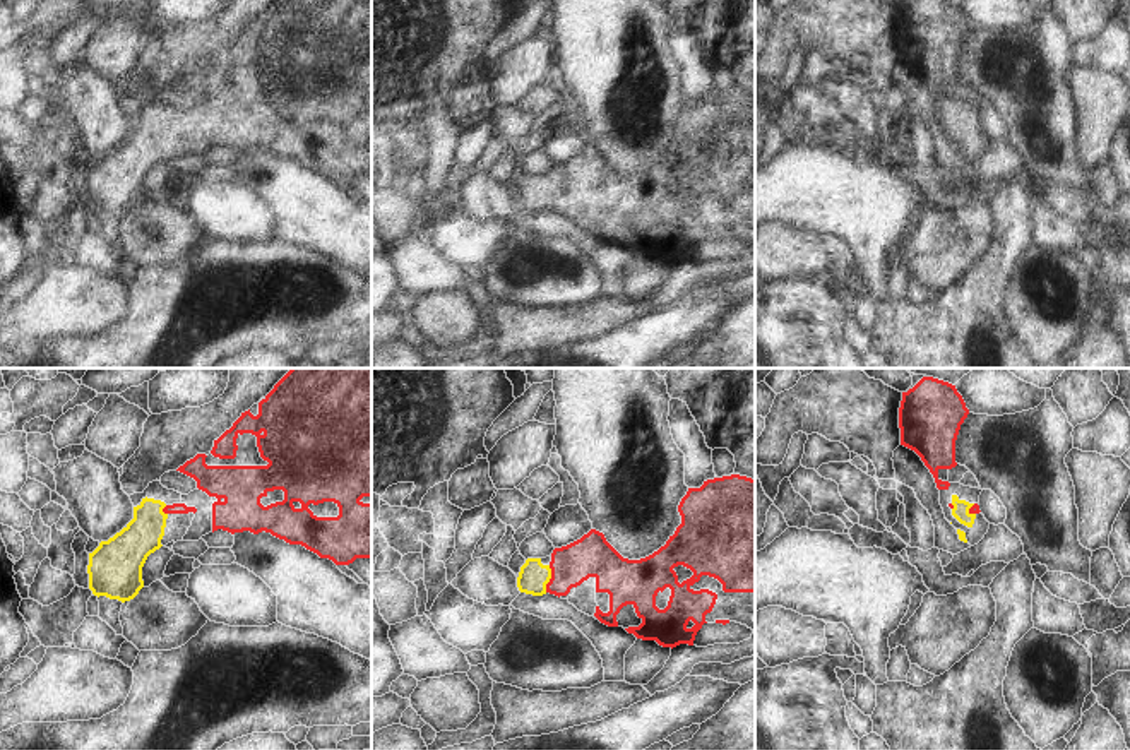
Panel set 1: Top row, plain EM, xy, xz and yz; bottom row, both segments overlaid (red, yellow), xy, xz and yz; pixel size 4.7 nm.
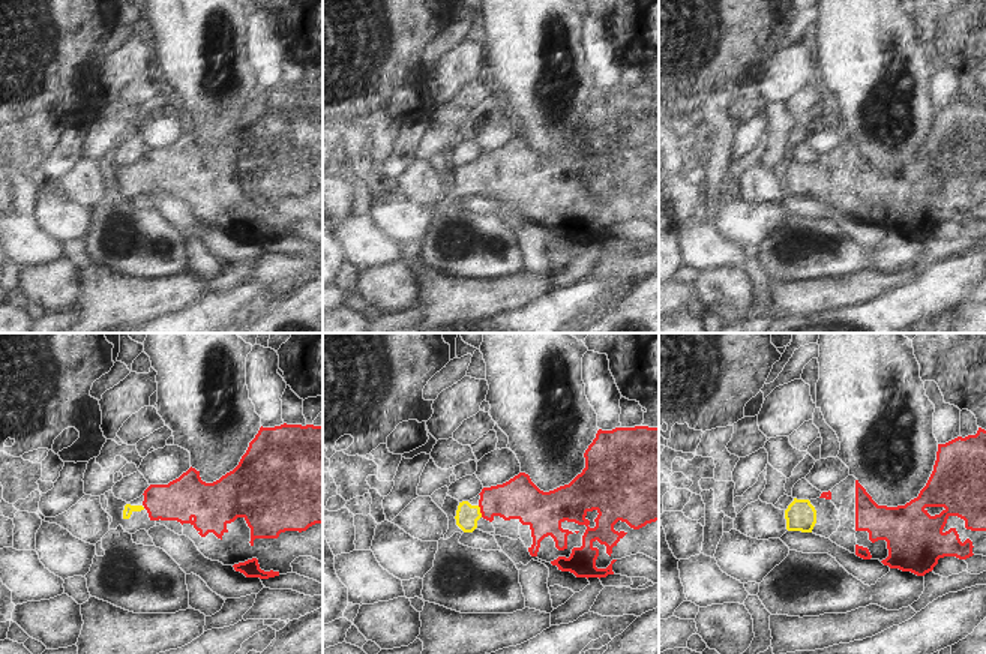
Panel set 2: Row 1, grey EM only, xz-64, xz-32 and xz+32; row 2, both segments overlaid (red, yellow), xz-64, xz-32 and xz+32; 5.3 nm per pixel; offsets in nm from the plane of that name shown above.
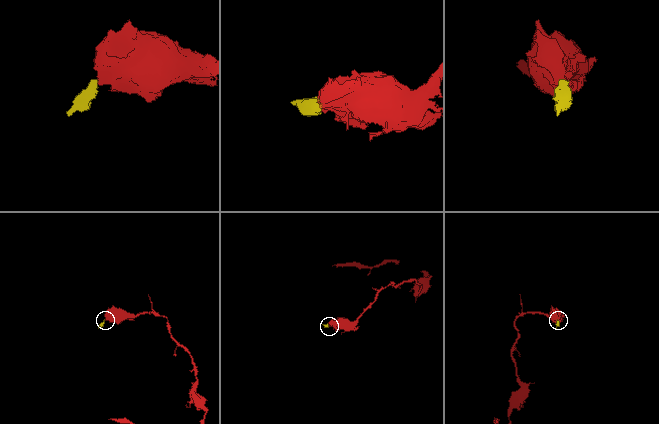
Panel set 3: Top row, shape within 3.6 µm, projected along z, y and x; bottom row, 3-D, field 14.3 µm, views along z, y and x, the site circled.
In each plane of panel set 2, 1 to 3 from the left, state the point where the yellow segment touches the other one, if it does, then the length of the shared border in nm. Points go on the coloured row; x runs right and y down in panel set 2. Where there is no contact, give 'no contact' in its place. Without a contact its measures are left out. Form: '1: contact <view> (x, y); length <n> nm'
1: no contact
2: contact xz-32 (480, 512); length 70 nm
3: no contact

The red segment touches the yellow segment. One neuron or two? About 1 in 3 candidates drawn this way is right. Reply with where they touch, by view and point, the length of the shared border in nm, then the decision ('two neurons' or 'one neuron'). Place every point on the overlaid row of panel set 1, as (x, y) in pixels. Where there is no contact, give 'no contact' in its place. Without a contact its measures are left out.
meets red in xz at (550, 579); contact 130 nm long; one neuron

